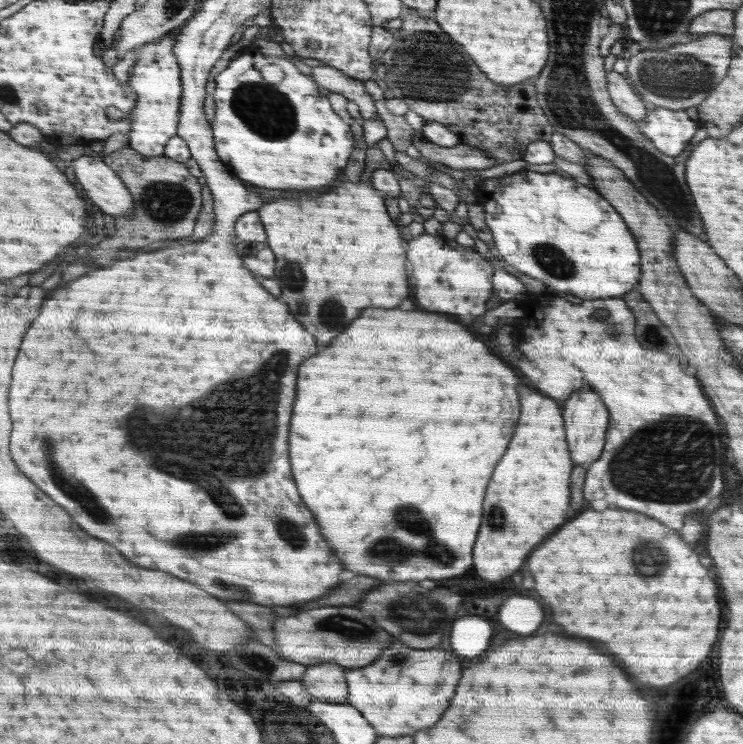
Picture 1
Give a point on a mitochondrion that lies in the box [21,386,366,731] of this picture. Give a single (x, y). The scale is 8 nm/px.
(90, 503)

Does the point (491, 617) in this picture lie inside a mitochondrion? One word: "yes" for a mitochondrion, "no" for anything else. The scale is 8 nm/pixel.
no

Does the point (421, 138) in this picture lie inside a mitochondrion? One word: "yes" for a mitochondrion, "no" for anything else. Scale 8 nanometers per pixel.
no

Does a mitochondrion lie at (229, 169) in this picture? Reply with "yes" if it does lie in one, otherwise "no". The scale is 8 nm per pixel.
no

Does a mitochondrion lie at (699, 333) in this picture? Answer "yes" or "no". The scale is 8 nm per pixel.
no

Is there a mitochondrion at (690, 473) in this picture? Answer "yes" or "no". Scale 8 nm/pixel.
yes

